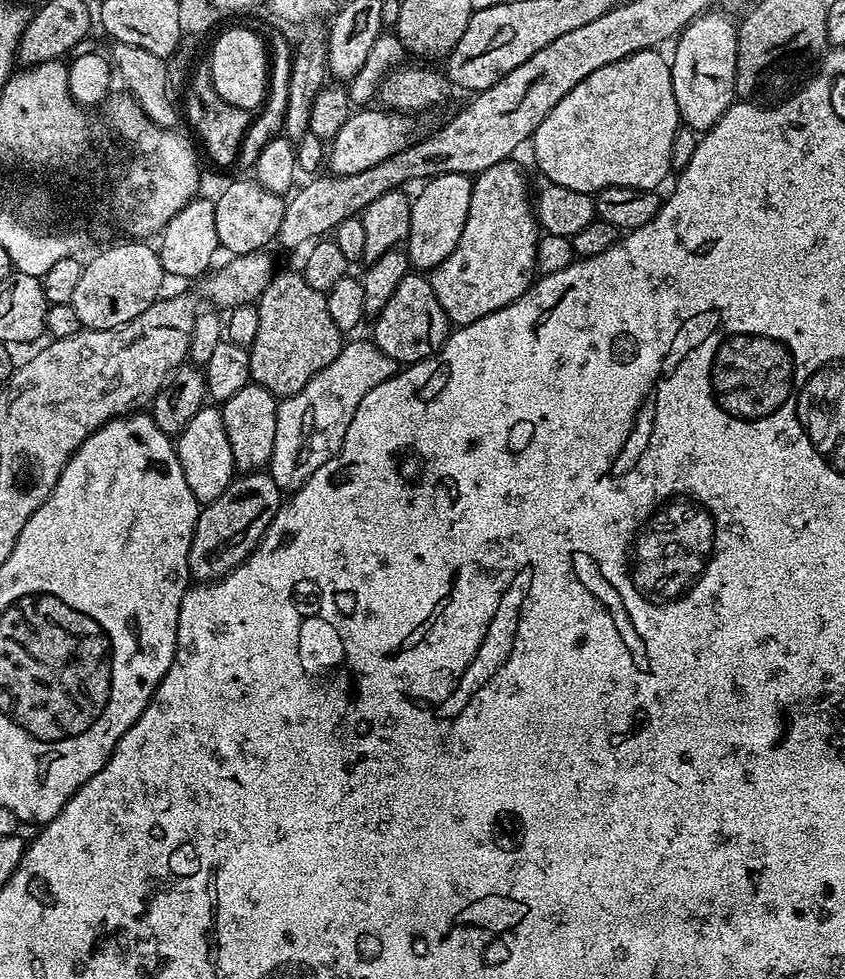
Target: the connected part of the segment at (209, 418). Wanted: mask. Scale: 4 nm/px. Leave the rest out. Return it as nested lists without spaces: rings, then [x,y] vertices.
[[[205,406],[190,418],[186,430],[175,437],[176,456],[182,466],[182,474],[186,474],[186,486],[194,494],[194,498],[202,506],[216,500],[226,486],[237,475],[238,469],[234,462],[234,454],[230,454],[230,438],[226,438],[226,426],[222,422],[220,408]]]

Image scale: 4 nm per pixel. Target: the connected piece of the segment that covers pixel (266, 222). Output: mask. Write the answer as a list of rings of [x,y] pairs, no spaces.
[[[255,178],[234,181],[220,197],[215,197],[214,203],[214,226],[218,226],[218,242],[225,253],[228,251],[232,256],[241,256],[259,252],[267,249],[267,244],[279,237],[285,197],[274,195]]]

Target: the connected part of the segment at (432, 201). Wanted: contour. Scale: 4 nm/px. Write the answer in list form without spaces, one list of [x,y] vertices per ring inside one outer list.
[[[446,174],[434,176],[423,181],[417,196],[411,197],[410,230],[406,241],[408,263],[421,273],[431,273],[450,254],[454,254],[454,246],[458,246],[458,238],[462,238],[462,226],[466,222],[466,214],[470,214],[470,198],[472,197],[473,177],[462,174]]]

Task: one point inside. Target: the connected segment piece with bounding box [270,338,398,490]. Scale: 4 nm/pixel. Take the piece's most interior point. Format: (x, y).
(311, 426)

